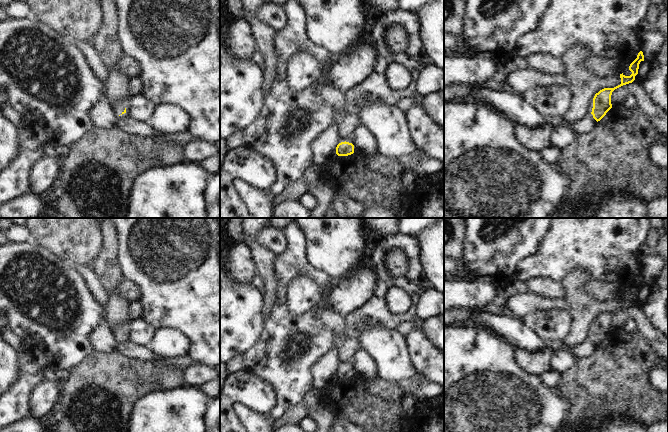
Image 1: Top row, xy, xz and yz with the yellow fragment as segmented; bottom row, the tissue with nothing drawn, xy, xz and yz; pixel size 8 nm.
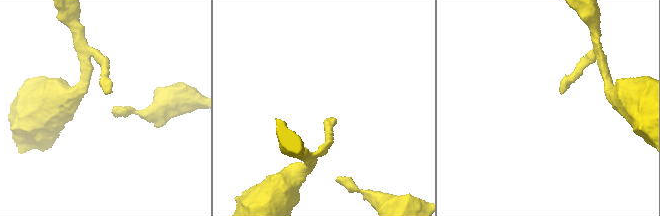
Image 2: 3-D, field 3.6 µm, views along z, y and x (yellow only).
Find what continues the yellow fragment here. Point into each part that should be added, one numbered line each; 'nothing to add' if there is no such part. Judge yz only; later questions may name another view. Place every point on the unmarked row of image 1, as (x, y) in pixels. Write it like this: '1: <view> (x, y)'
nothing to add

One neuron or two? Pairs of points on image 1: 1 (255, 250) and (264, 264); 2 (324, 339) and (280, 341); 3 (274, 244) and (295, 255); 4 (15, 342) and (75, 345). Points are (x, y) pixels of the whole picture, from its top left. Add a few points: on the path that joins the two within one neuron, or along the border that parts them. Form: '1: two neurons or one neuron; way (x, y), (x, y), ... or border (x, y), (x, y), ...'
1: one neuron; way (258, 253), (263, 258), (263, 261)
2: one neuron; way (313, 336), (297, 327), (291, 333)
3: two neurons; border (280, 229), (286, 241), (286, 248), (275, 256)
4: two neurons; border (10, 329), (26, 346)

